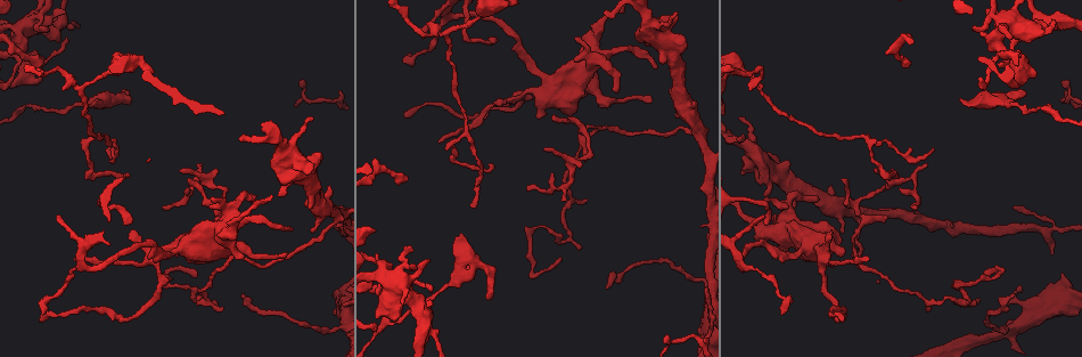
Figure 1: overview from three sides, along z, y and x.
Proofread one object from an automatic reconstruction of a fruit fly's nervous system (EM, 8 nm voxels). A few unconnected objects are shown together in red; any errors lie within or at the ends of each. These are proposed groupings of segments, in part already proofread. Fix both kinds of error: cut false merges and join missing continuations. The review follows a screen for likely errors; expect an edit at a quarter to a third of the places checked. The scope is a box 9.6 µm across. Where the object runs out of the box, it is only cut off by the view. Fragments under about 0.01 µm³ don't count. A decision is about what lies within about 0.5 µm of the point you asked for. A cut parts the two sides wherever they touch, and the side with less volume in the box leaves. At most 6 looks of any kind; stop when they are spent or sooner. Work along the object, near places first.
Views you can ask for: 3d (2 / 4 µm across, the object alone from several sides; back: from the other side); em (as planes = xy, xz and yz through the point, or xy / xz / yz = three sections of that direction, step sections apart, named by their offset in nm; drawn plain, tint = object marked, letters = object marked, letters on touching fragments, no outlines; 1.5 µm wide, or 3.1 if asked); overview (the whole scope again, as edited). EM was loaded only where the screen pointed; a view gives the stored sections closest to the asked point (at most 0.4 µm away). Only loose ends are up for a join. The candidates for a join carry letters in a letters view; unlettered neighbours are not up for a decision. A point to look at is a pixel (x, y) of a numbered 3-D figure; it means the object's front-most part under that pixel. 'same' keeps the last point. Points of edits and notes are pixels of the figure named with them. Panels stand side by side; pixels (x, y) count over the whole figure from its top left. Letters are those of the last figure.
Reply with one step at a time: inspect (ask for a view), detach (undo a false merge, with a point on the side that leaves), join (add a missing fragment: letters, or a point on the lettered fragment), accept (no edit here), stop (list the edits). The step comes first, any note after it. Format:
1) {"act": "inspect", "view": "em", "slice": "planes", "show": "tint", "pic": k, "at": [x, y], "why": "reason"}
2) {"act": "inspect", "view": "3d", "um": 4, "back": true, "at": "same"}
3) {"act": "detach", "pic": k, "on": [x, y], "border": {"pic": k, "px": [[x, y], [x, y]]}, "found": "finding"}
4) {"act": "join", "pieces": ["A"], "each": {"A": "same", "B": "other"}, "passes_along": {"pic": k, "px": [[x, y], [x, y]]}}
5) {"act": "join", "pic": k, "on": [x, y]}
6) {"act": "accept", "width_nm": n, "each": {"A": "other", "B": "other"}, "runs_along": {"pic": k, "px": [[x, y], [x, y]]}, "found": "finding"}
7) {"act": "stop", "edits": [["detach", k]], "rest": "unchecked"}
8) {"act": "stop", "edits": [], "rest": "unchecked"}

{"act": "inspect", "view": "3d", "um": 4, "pic": 1, "at": [488, 38], "why": "tapers out"}

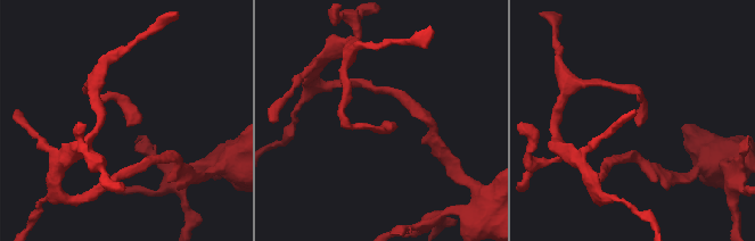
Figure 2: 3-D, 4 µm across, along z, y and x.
{"act": "inspect", "view": "em", "slice": "planes", "show": "letters", "pic": 2, "at": [382, 123]}

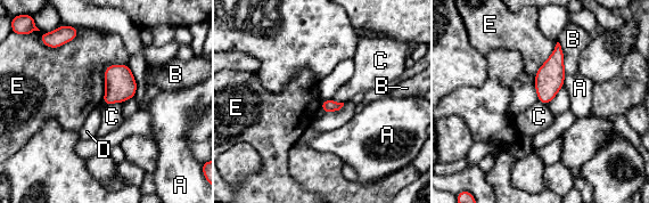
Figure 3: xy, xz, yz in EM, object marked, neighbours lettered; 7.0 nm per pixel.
{"act": "accept", "each": {"A": "other", "B": "other", "C": "other", "D": "other", "E": "other"}, "border": {"pic": 3, "px": [[122, 102], [104, 105]]}, "found": "none of them fits"}

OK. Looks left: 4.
{"act": "inspect", "view": "em", "slice": "planes", "show": "letters", "pic": 1, "at": [934, 149]}

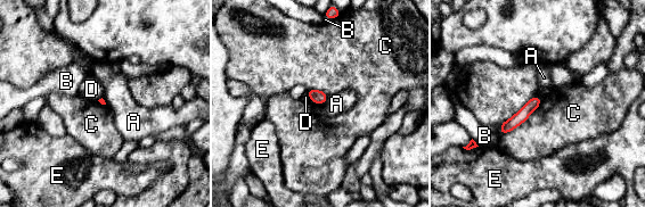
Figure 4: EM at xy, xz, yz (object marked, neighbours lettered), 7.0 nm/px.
{"act": "accept", "each": {"A": "other", "B": "other", "C": "other", "D": "other", "E": "other"}, "border": {"pic": 4, "px": [[543, 100], [523, 122], [501, 137]]}, "found": "none of them fits"}

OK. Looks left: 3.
{"act": "inspect", "view": "3d", "um": 2, "pic": 1, "at": [1045, 23], "why": "stops while still wide"}

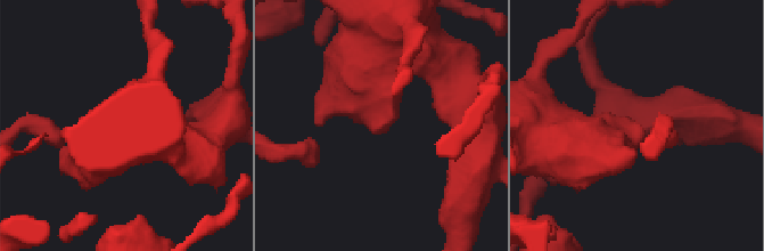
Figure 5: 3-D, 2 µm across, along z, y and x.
{"act": "inspect", "view": "em", "slice": "planes", "show": "plain", "pic": 5, "at": [377, 129]}

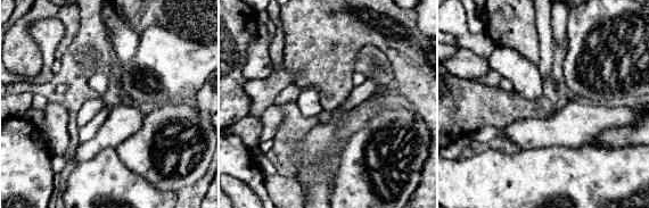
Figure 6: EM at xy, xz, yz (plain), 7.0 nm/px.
{"act": "inspect", "view": "em", "slice": "planes", "show": "letters", "at": "same", "why": "what lies round it"}

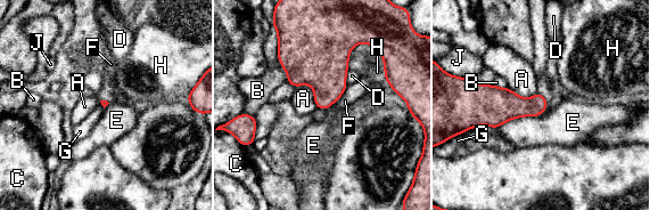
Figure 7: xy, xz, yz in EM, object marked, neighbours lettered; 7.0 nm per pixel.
{"act": "accept", "each": {"A": "other", "B": "other", "C": "other", "D": "other", "E": "other", "F": "other", "G": "other", "H": "other", "J": "other"}, "border": {"pic": 7, "px": [[546, 107], [495, 129]]}, "found": "none of them fits"}

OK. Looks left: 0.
{"act": "stop", "edits": [], "rest": "unchecked"}

